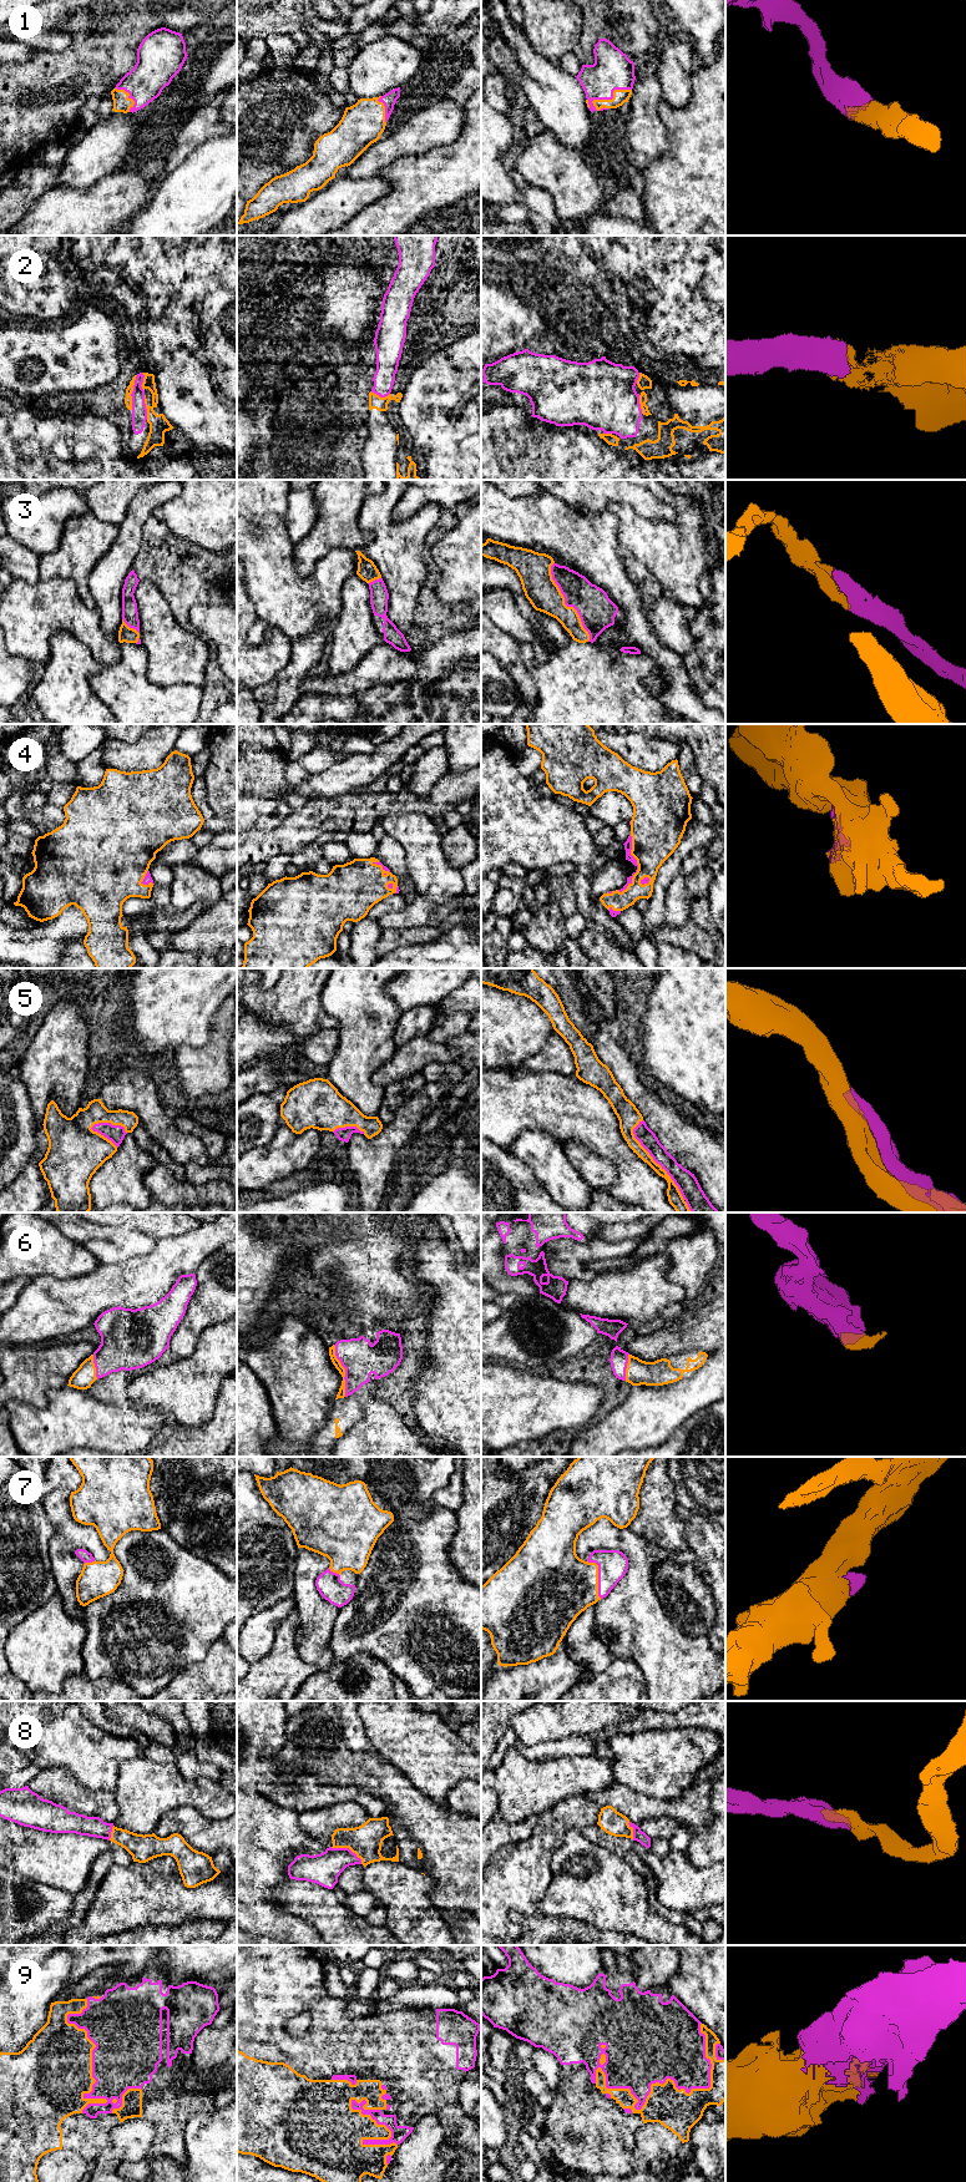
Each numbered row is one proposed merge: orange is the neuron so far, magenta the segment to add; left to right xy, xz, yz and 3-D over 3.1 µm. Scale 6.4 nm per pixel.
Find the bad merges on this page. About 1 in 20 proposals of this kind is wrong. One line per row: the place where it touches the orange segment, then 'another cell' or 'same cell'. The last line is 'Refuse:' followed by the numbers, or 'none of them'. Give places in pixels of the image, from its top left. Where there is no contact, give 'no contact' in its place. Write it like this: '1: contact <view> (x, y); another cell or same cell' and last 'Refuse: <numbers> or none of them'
1: contact yz (613, 96); same cell
2: contact xy (131, 393); same cell
3: contact yz (564, 603); same cell
4: contact yz (637, 864); same cell
5: contact yz (653, 1160); same cell
6: contact xz (344, 1371); same cell
7: contact yz (597, 1576); same cell
8: contact xz (348, 1847); same cell
9: contact yz (661, 2084); same cell
Refuse: none of them

